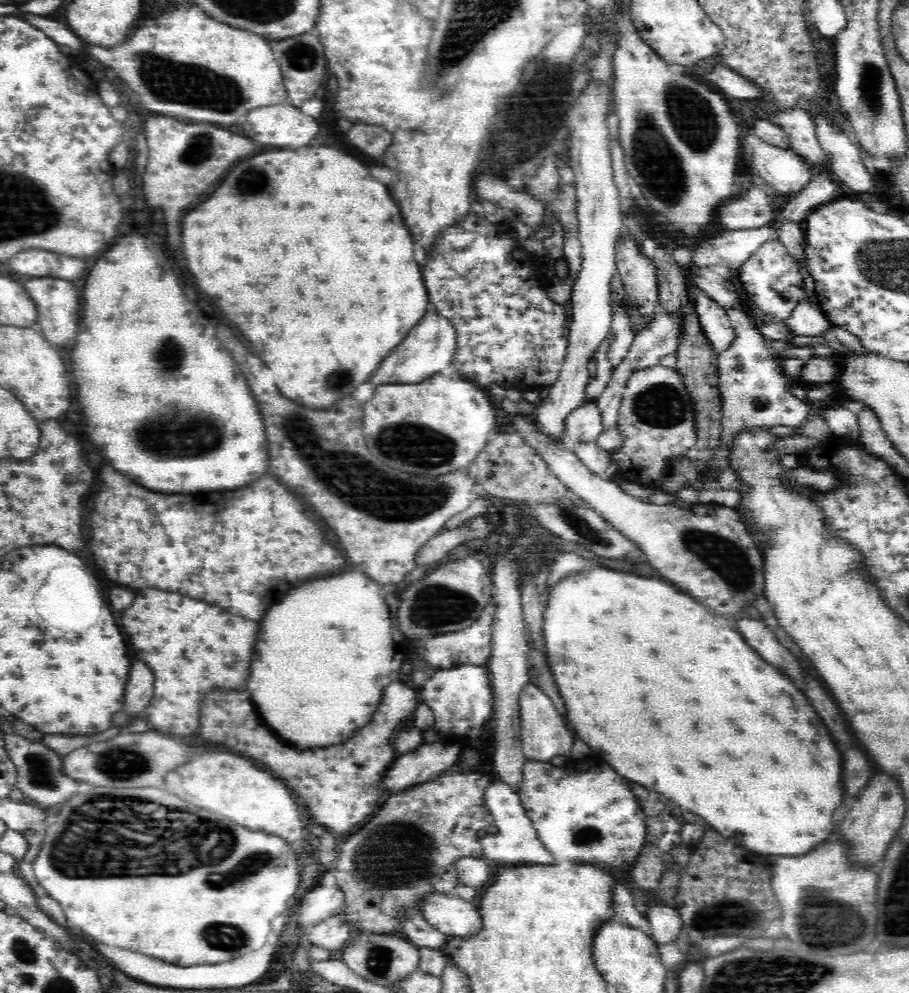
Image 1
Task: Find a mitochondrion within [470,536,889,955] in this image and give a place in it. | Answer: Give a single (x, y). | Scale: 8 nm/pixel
(831, 922)

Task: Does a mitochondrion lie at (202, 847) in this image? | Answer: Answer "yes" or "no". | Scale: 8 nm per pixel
yes

